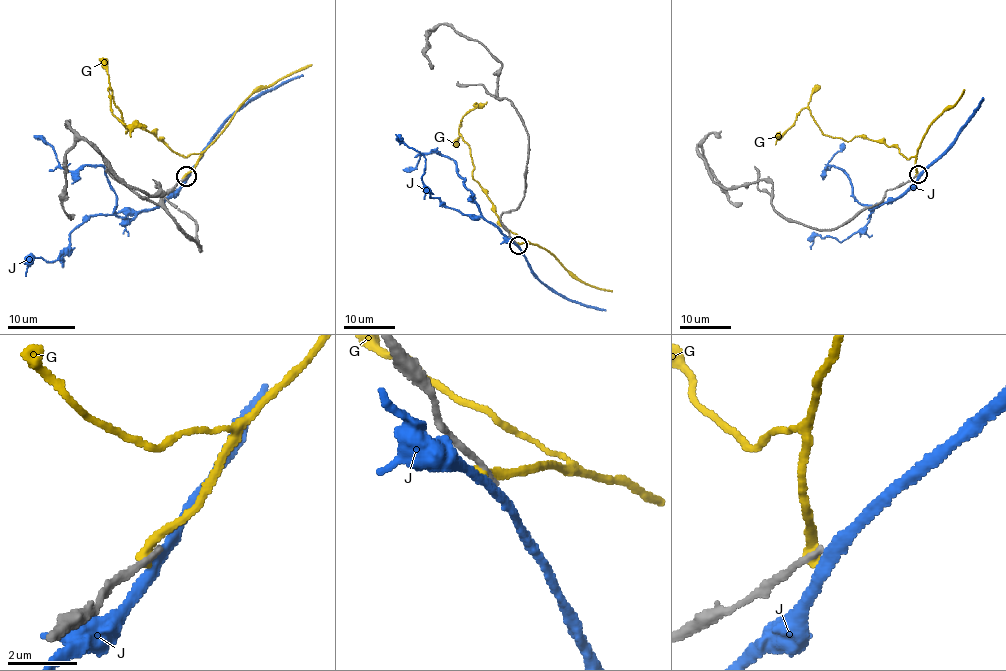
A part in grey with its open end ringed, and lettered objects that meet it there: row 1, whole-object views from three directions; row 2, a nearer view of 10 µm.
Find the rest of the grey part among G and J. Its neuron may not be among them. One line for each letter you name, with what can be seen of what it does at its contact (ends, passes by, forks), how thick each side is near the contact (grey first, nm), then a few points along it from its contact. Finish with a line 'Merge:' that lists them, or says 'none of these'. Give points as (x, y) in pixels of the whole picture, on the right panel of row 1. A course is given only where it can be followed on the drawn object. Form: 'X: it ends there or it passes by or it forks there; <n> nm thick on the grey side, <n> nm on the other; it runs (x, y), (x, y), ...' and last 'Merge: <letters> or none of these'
Merge: none of these

